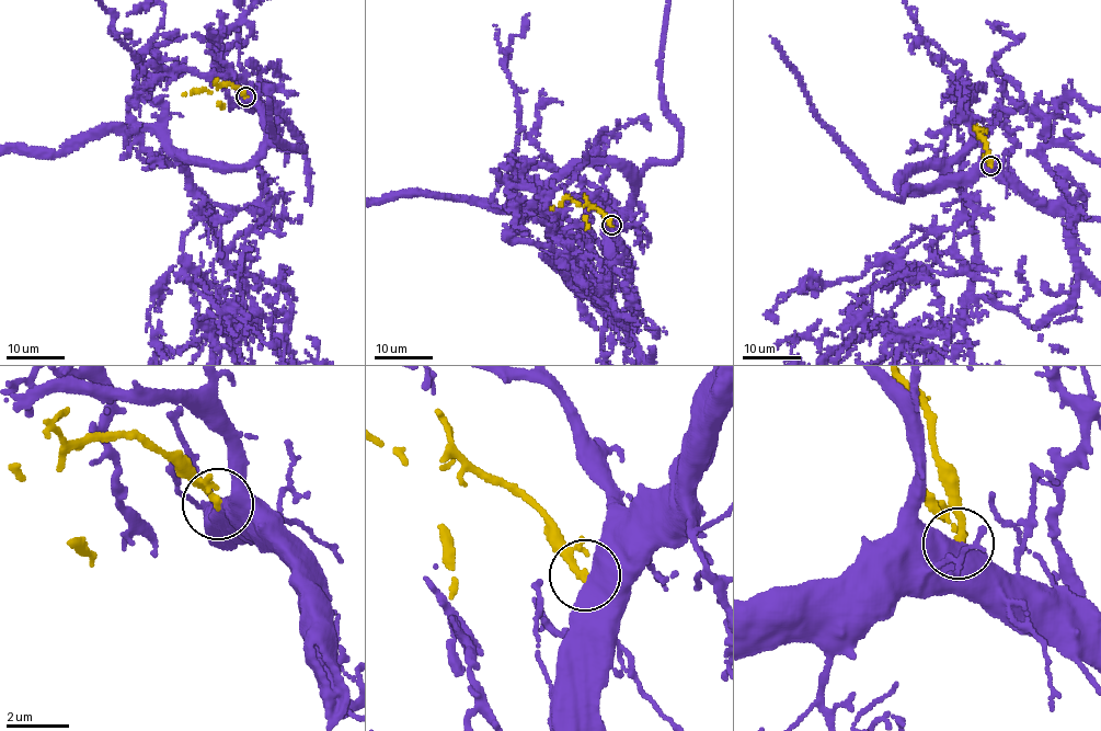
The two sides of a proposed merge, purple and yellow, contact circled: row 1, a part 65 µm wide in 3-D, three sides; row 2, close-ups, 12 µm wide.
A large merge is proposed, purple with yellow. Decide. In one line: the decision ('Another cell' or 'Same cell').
Another cell

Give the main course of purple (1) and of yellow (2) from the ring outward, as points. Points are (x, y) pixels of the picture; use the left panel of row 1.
1: (247, 95), (266, 141), (305, 148), (278, 138), (267, 91)
2: (245, 95), (242, 91), (224, 84), (210, 91), (182, 92)

